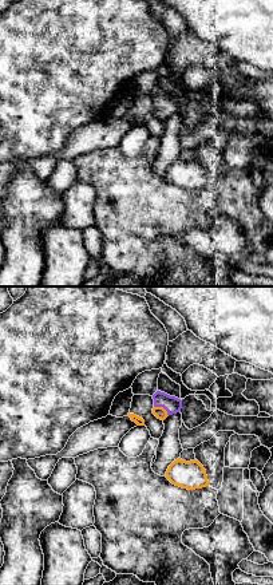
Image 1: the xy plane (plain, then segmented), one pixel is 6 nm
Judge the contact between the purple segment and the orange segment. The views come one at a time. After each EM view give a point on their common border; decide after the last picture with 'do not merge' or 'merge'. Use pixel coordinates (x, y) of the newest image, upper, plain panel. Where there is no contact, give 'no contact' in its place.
meets purple at (162, 106)

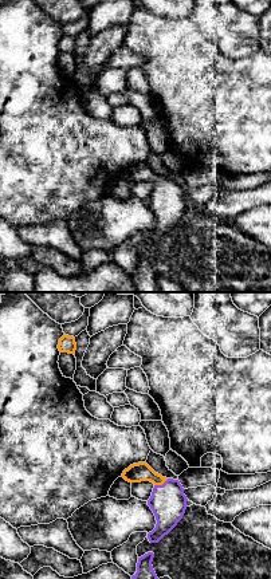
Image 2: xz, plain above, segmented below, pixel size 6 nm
meets purple at (163, 184)

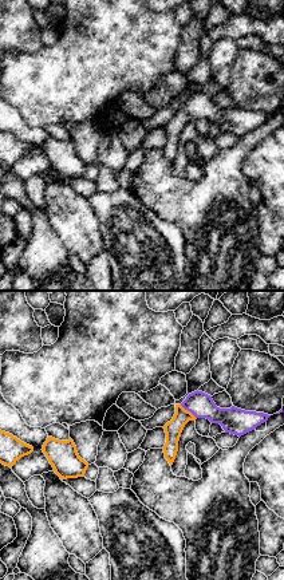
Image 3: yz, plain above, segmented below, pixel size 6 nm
meets purple at (188, 110)

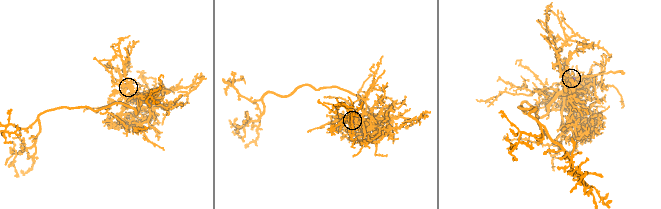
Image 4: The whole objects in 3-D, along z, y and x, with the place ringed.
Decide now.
merge

